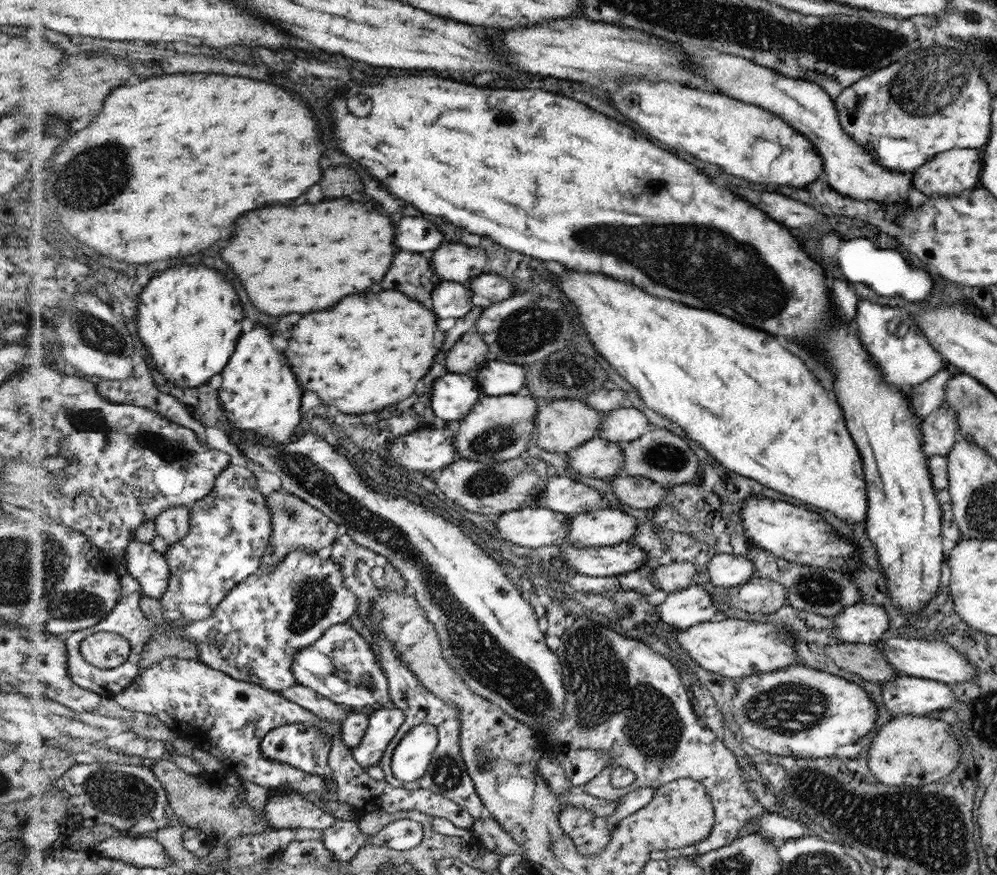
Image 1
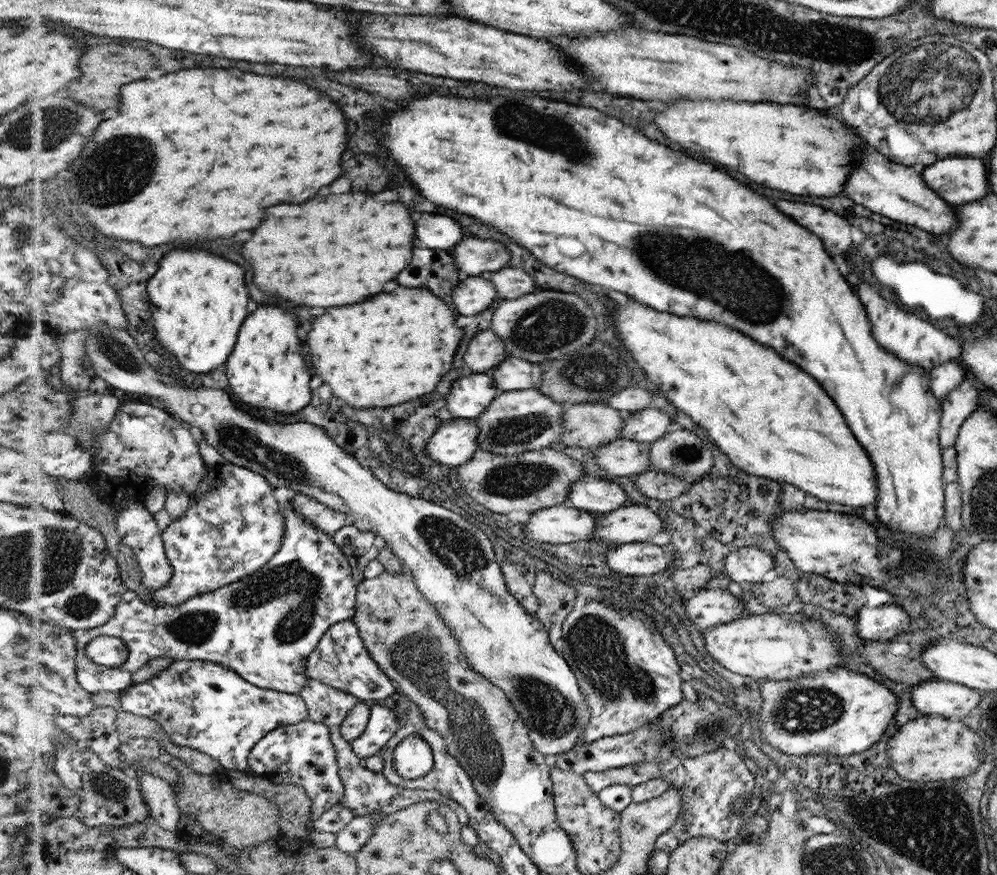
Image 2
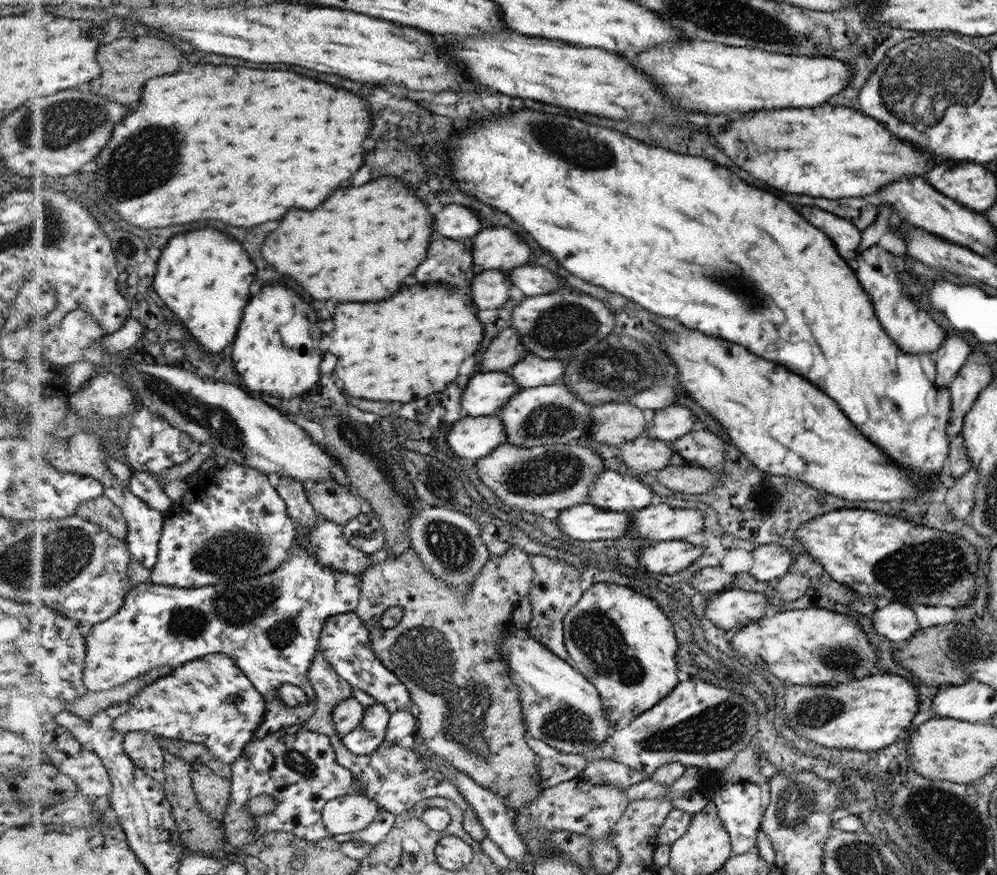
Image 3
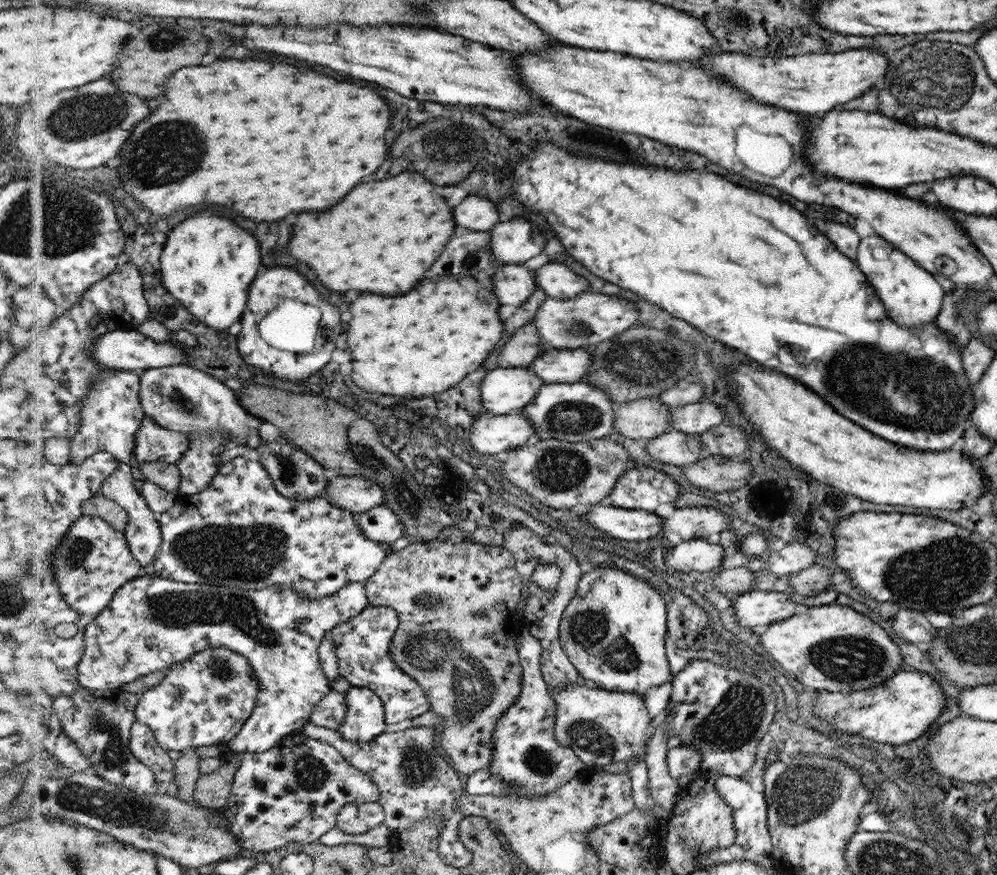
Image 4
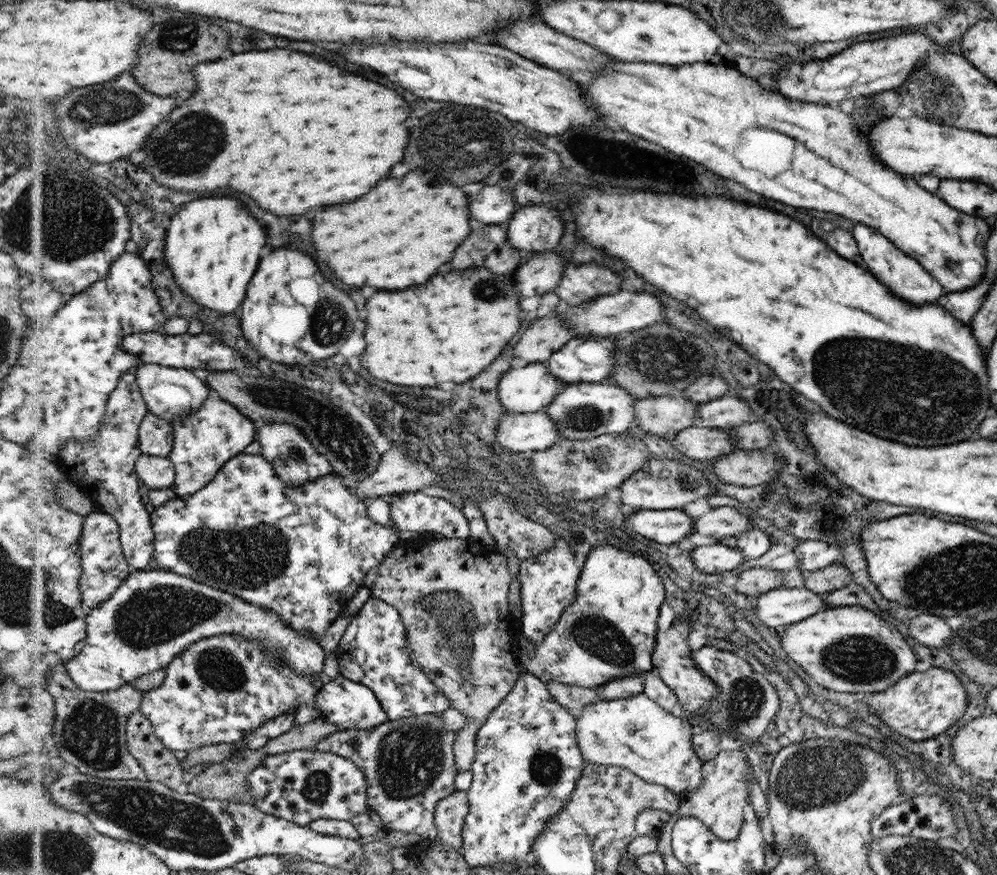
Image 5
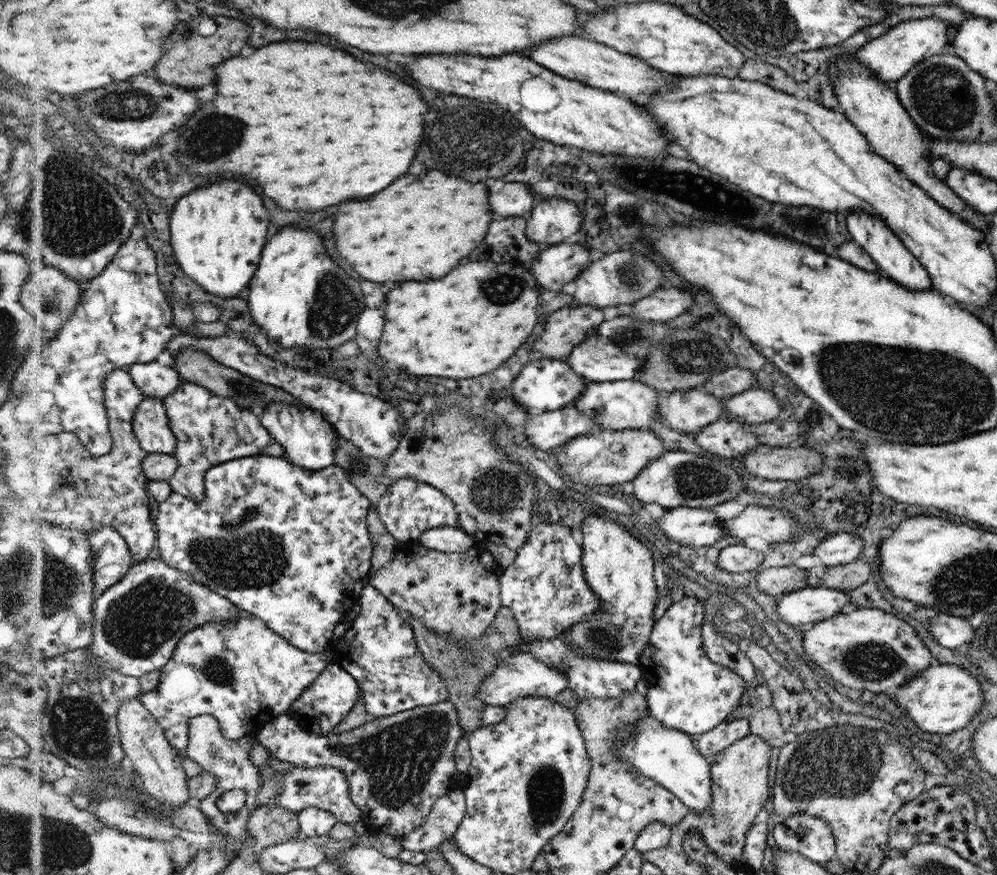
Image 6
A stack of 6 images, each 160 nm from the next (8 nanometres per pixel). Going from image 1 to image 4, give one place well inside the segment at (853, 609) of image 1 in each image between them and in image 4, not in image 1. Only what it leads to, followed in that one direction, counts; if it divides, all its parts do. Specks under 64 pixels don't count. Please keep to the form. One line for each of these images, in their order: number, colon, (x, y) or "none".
2: (882, 623)
3: (896, 622)
4: (913, 627)

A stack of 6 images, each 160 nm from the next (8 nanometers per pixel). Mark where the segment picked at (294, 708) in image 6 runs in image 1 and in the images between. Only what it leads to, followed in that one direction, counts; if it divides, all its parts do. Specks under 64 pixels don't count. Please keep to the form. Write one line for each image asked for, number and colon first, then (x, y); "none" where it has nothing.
1: (385, 722)
2: (382, 724)
3: (369, 735)
4: (365, 719)
5: (351, 705)

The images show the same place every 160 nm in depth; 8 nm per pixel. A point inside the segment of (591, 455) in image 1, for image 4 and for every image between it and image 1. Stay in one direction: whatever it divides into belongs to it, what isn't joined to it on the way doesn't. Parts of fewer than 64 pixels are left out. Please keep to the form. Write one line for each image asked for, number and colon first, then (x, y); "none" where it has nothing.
2: (623, 457)
3: (644, 454)
4: (676, 448)

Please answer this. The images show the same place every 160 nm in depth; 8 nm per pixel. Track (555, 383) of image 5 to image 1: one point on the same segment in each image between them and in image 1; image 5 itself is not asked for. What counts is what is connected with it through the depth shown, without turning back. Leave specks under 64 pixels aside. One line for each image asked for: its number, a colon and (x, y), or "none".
1: (455, 395)
2: (470, 396)
3: (486, 394)
4: (507, 389)

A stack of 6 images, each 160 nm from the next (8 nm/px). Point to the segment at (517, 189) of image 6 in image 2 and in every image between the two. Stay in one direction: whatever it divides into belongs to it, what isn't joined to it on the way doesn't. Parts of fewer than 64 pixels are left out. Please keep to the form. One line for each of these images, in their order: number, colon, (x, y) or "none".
2: (442, 232)
3: (454, 222)
4: (476, 213)
5: (496, 205)

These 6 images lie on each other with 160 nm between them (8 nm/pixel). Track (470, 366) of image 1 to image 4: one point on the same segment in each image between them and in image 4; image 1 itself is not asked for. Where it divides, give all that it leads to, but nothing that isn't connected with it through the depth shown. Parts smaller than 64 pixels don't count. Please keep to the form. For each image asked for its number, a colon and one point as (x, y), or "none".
2: (486, 351)
3: (507, 349)
4: (523, 348)

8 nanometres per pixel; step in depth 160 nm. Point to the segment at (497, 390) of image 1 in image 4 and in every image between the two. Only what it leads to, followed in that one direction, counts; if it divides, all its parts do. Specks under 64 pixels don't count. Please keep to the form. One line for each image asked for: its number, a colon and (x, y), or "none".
2: (513, 374)
3: (532, 371)
4: (555, 366)

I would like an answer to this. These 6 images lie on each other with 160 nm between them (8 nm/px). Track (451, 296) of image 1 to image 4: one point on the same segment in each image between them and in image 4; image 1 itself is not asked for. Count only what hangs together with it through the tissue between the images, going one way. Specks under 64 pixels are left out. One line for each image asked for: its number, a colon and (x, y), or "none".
2: (472, 295)
3: (490, 289)
4: (513, 284)

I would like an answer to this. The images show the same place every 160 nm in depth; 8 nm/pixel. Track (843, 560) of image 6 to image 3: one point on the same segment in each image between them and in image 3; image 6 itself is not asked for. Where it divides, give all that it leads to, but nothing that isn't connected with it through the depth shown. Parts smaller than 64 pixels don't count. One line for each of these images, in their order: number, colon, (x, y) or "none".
3: (771, 561)
4: (789, 558)
5: (814, 555)

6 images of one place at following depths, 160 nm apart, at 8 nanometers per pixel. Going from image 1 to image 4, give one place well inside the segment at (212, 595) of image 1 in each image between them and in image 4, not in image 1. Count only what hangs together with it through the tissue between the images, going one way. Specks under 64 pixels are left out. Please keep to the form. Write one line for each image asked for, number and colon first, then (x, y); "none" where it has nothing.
2: (234, 528)
3: (233, 524)
4: (240, 532)

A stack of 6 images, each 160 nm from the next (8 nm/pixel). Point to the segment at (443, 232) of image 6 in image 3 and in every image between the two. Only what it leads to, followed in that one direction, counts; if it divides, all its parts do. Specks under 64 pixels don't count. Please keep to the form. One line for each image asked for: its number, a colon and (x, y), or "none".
3: (364, 241)
4: (381, 239)
5: (399, 234)

